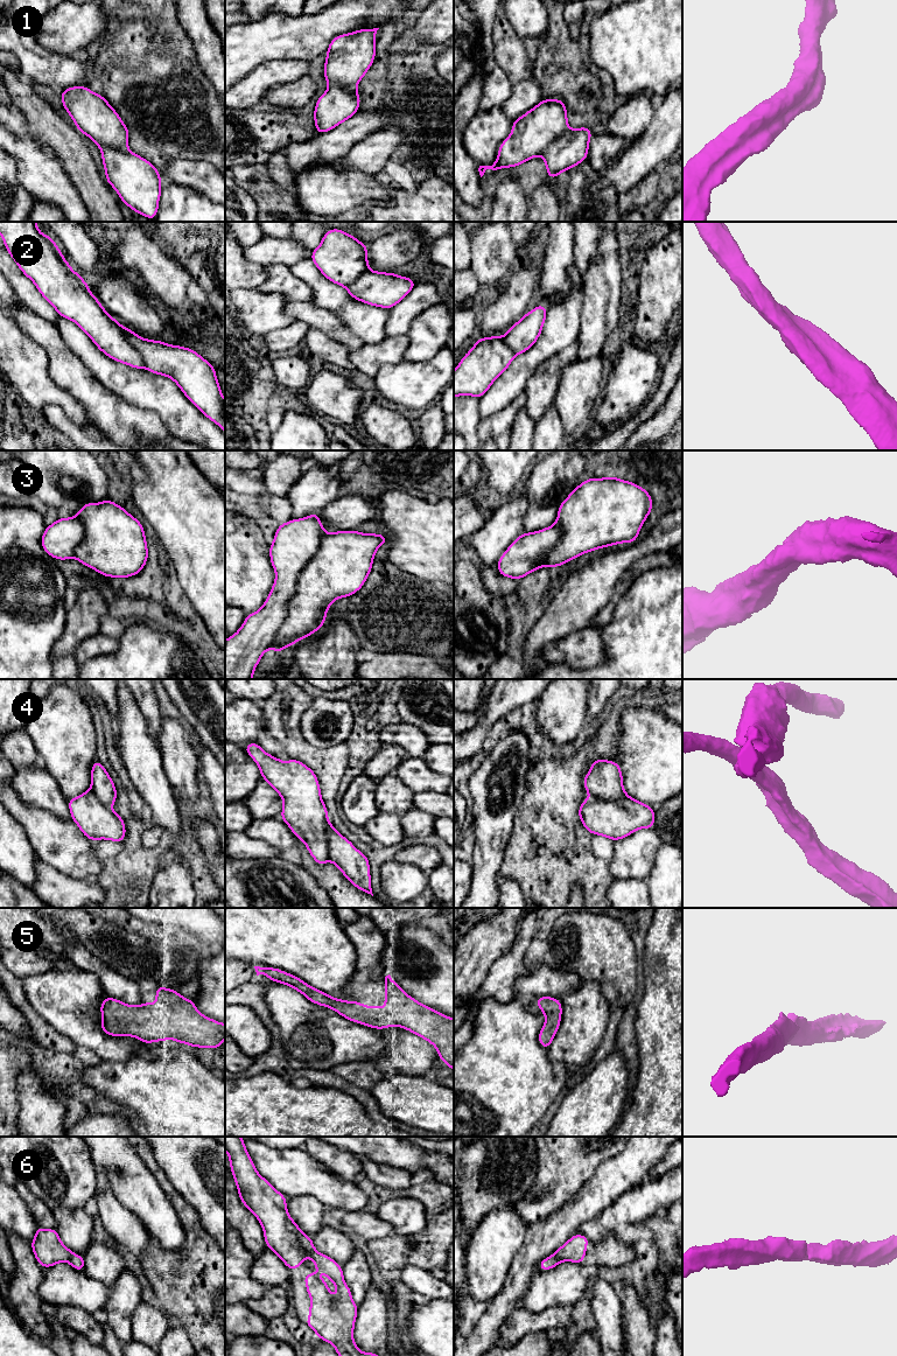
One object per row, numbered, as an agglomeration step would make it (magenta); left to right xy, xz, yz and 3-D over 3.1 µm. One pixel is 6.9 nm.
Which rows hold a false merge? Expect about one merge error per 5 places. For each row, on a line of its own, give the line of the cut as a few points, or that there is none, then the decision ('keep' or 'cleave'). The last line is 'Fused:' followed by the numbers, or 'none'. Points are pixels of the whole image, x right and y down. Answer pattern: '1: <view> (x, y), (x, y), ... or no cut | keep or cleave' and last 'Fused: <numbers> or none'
1: no cut | keep
2: xy (123, 327), (126, 340), (139, 354), (146, 368) | cleave
3: no cut | keep
4: no cut | keep
5: no cut | keep
6: no cut | keep
Fused: 2

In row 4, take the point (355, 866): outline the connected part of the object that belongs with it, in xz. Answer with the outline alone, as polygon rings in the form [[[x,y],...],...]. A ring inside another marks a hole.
[[[257,742],[248,743],[244,749],[258,764],[261,778],[282,798],[281,819],[289,826],[294,836],[304,843],[315,862],[324,865],[330,860],[339,868],[351,885],[373,896],[369,858],[330,824],[328,810],[321,797],[321,788],[315,773],[295,759],[283,762],[267,754]]]

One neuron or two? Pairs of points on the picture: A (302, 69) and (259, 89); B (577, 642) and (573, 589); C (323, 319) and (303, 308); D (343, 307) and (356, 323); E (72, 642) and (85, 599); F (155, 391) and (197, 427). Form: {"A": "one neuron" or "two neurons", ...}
{"A": "one neuron", "B": "two neurons", "C": "one neuron", "D": "one neuron", "E": "one neuron", "F": "one neuron"}

